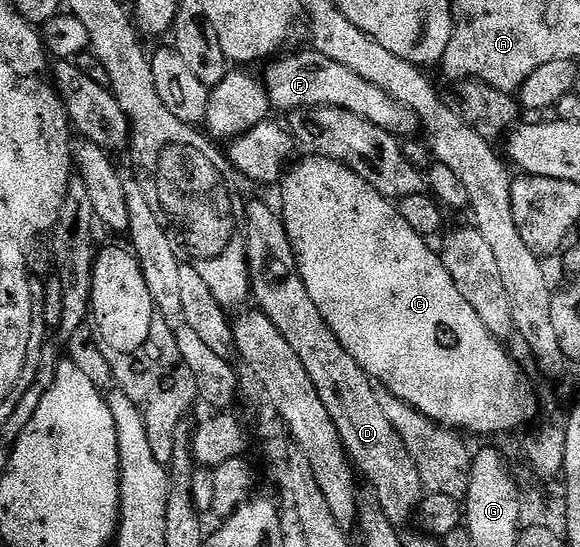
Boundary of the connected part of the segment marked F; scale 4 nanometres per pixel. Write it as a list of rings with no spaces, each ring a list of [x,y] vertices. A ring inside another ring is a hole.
[[[306,48],[303,54],[294,54],[283,62],[274,60],[264,75],[264,83],[270,105],[275,111],[283,110],[311,110],[327,106],[338,108],[348,112],[356,112],[356,116],[367,118],[372,124],[384,128],[395,136],[410,134],[419,129],[418,117],[404,104],[392,100],[386,92],[376,88],[374,84],[368,84],[362,76],[356,76],[350,68],[344,68],[344,64],[336,64],[336,60],[328,60],[320,51]]]

